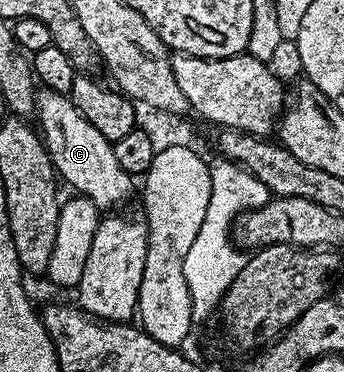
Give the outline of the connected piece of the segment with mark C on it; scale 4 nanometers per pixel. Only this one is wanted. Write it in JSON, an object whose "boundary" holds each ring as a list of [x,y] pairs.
{"boundary":[[[41,88],[36,94],[35,120],[40,120],[38,132],[44,139],[48,154],[56,168],[59,180],[76,188],[79,196],[90,199],[97,210],[112,211],[132,193],[133,174],[118,167],[112,142],[86,120],[86,115],[74,107],[71,96]]]}

